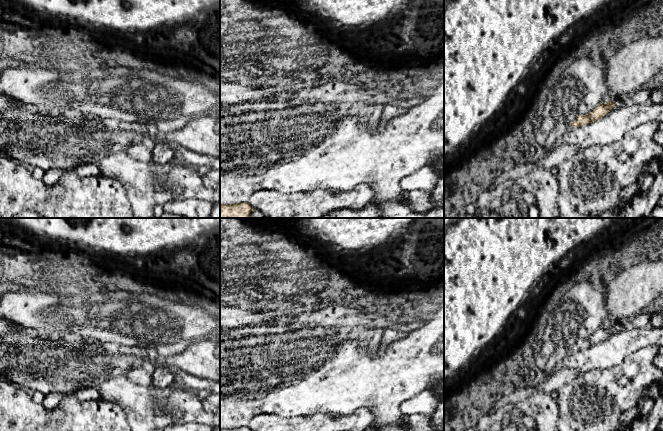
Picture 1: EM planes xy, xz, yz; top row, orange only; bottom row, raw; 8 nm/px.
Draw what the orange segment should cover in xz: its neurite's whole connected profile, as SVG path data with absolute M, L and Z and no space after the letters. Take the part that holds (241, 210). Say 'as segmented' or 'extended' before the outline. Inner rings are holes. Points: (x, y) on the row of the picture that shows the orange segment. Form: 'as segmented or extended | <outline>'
as segmented | M248 203L220 204L220 218L251 218L253 207Z

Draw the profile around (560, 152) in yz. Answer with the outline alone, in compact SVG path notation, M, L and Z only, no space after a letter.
M560 141L549 152L546 152L541 160L533 159L532 162L547 169L557 168L580 150L579 147L567 145Z

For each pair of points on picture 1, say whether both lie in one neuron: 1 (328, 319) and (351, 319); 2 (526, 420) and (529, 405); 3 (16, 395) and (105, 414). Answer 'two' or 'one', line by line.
1: one
2: two
3: one

